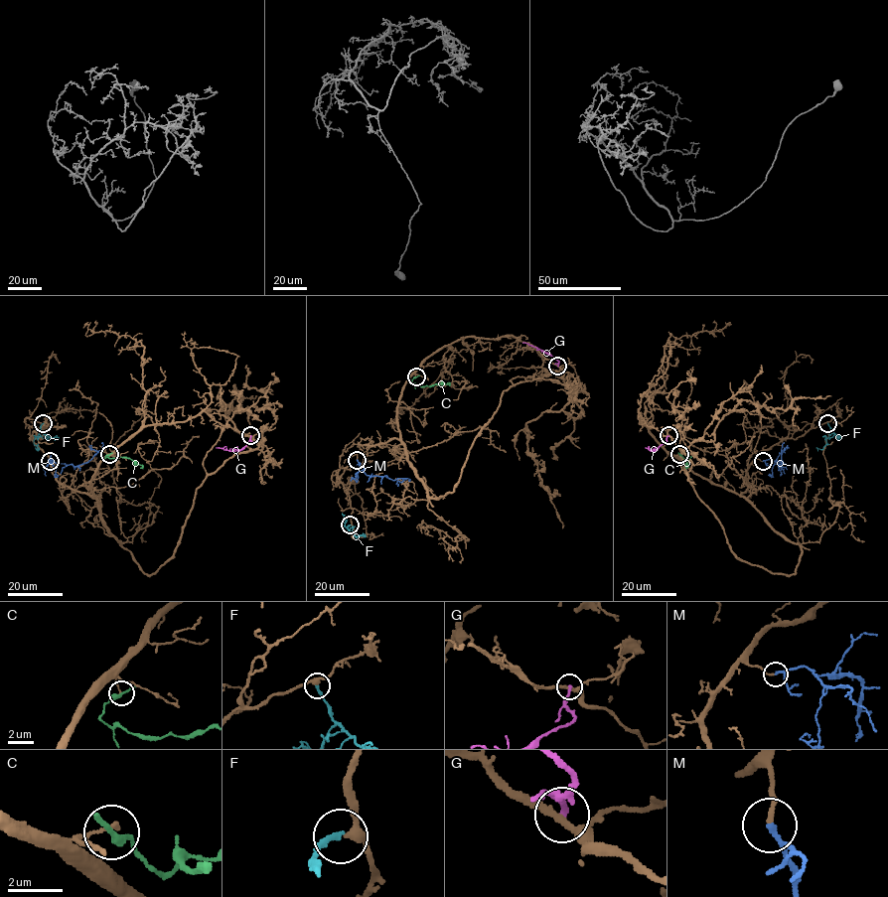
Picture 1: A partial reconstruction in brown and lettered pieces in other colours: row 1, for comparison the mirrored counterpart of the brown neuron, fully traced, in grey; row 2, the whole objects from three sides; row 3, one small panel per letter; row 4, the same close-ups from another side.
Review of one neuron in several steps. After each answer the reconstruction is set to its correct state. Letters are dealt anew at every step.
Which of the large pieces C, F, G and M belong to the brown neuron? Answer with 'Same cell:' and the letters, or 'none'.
Same cell: F, M

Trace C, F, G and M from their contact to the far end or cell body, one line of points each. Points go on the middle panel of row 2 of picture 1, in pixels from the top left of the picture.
C: (415, 376), (411, 382), (418, 385), (450, 384), (447, 382)
F: (350, 524), (347, 528), (340, 523), (345, 520), (342, 513)
G: (557, 366), (559, 362), (547, 354), (522, 343)
M: (357, 460), (367, 475), (404, 478), (398, 484)

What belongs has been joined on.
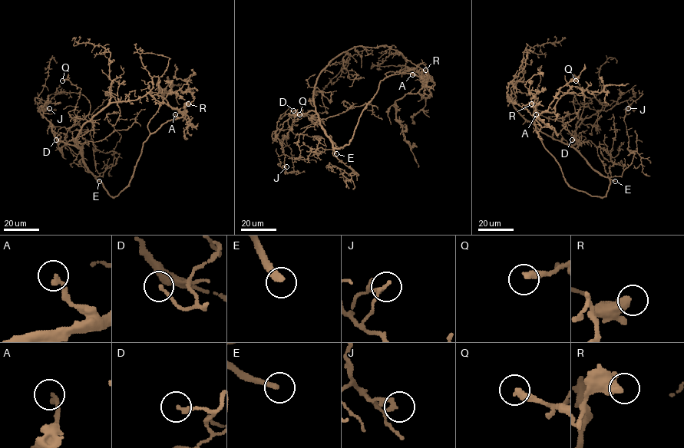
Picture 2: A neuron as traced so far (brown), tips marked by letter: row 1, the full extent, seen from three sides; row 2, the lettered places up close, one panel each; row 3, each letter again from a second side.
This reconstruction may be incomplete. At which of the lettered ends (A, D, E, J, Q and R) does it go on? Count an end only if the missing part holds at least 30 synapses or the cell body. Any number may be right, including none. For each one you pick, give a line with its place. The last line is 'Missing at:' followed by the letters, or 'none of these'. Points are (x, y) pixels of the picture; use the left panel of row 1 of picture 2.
E: (99, 181)
Missing at: E

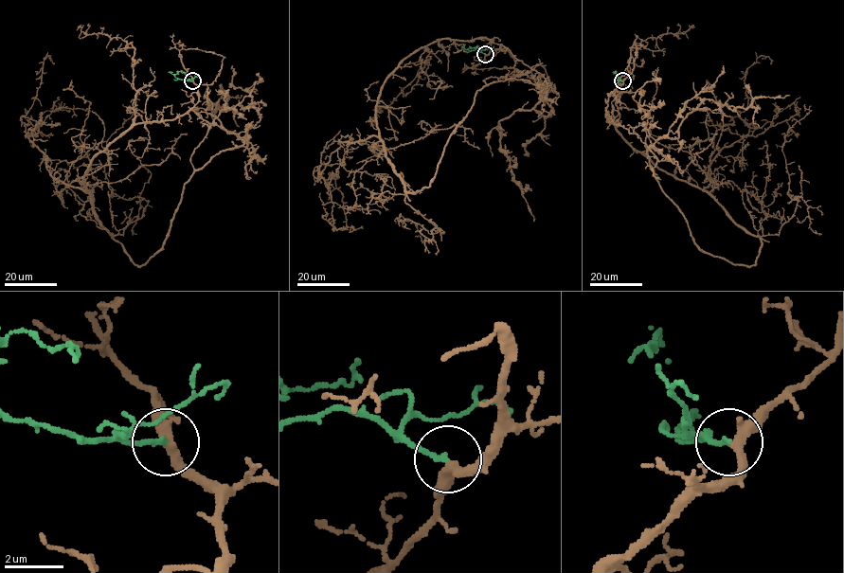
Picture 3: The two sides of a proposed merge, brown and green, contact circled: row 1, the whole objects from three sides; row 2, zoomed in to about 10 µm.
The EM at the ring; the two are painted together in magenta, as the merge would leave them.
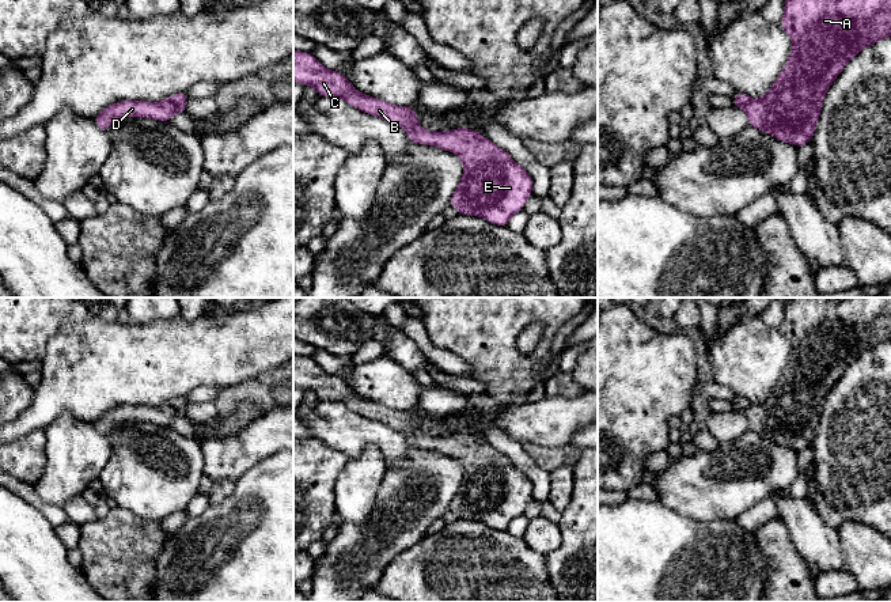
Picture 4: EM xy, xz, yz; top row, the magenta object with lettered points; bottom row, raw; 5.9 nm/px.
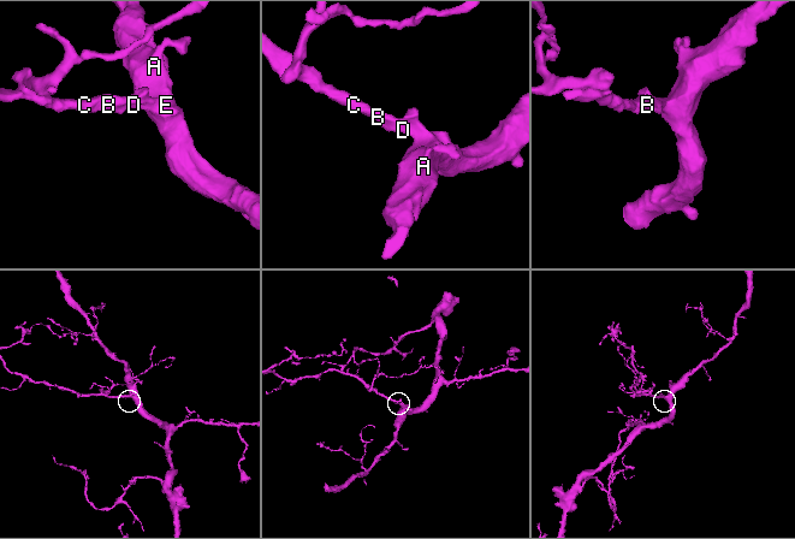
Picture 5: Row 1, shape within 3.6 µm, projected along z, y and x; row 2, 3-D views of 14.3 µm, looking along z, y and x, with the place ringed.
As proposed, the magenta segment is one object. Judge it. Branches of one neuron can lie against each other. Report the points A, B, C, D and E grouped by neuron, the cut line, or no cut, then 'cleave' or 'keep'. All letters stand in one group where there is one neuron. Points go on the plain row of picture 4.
groups A B C D E; cut none; keep

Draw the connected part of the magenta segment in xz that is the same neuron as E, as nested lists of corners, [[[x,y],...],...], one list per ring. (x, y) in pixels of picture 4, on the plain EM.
[[[293,355],[293,385],[314,391],[321,401],[338,401],[367,419],[405,432],[412,448],[435,450],[459,459],[463,481],[450,504],[450,511],[459,519],[481,520],[492,529],[507,531],[532,499],[531,480],[507,455],[474,433],[424,433],[417,429],[418,421],[412,412],[390,409],[359,397],[345,379],[325,372],[308,356]]]

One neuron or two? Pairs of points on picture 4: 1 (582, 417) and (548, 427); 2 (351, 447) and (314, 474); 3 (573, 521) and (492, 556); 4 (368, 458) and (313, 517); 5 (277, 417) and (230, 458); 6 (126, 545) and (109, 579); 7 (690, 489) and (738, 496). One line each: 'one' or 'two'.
1: one
2: two
3: two
4: two
5: one
6: one
7: one

